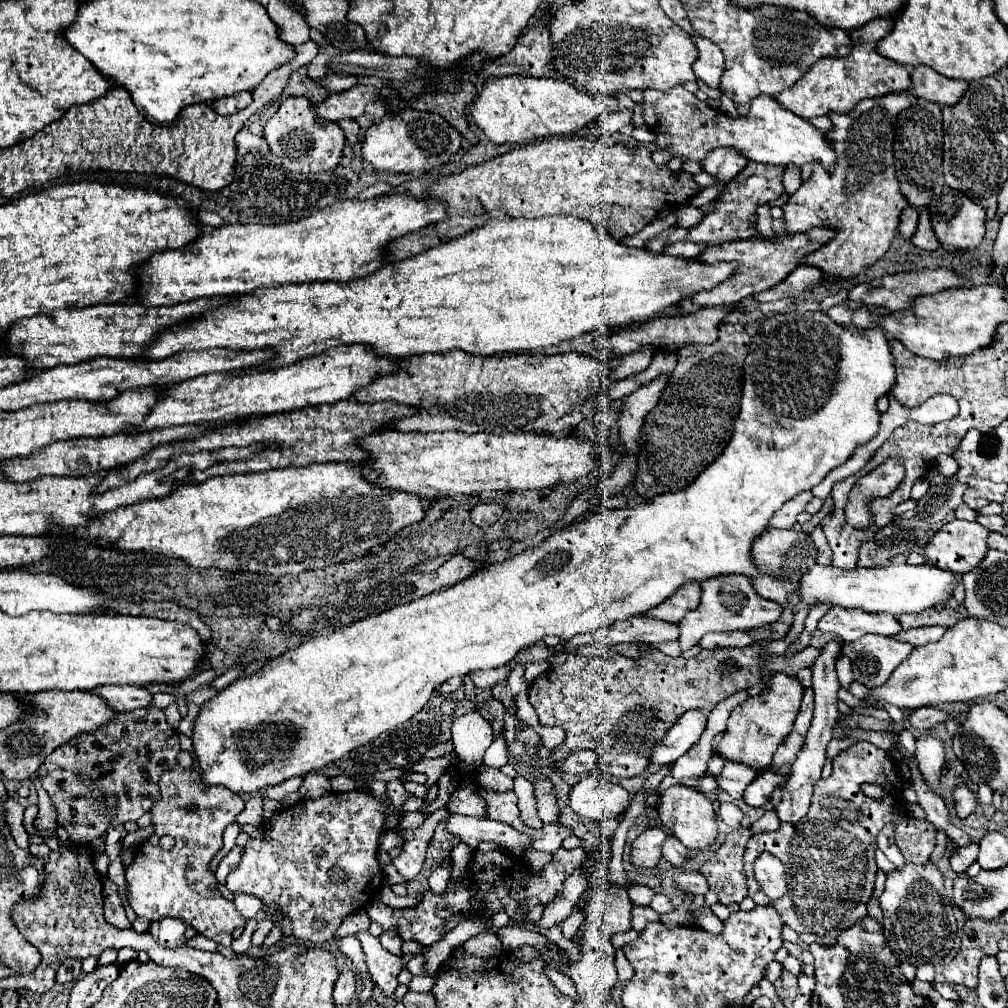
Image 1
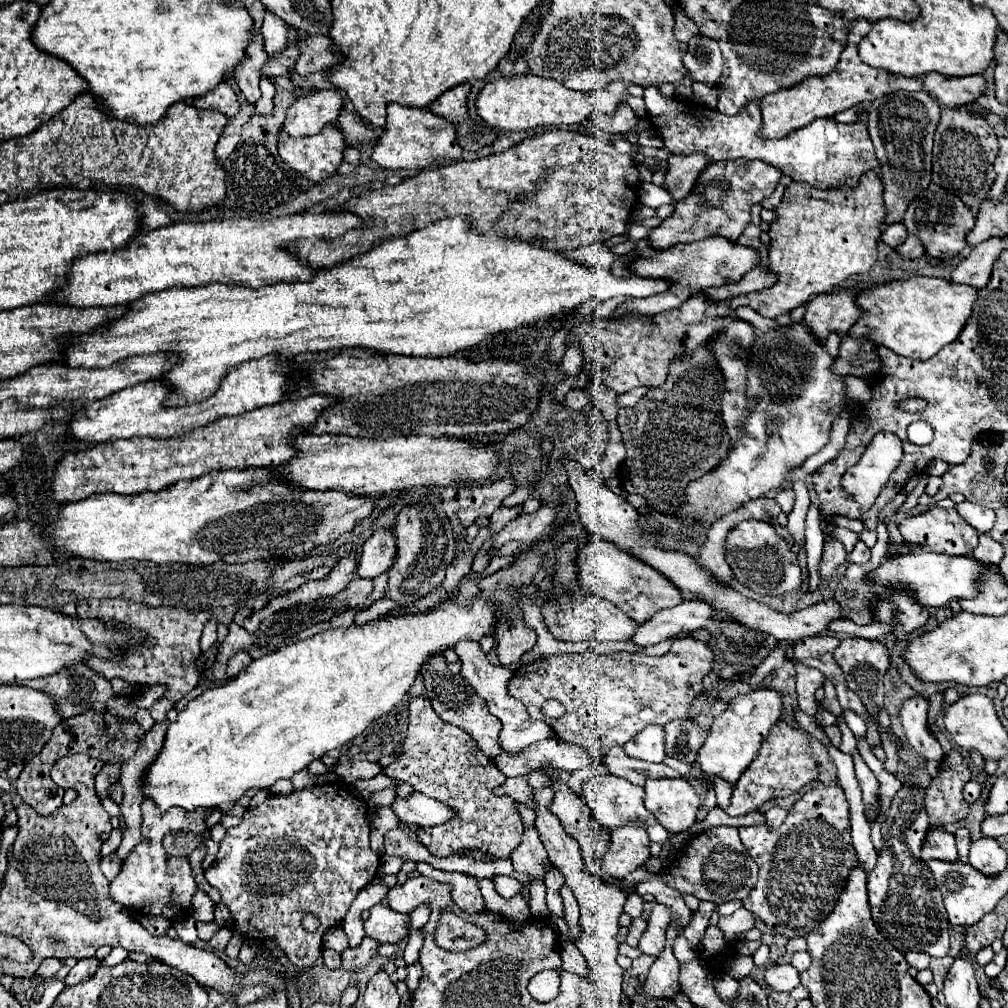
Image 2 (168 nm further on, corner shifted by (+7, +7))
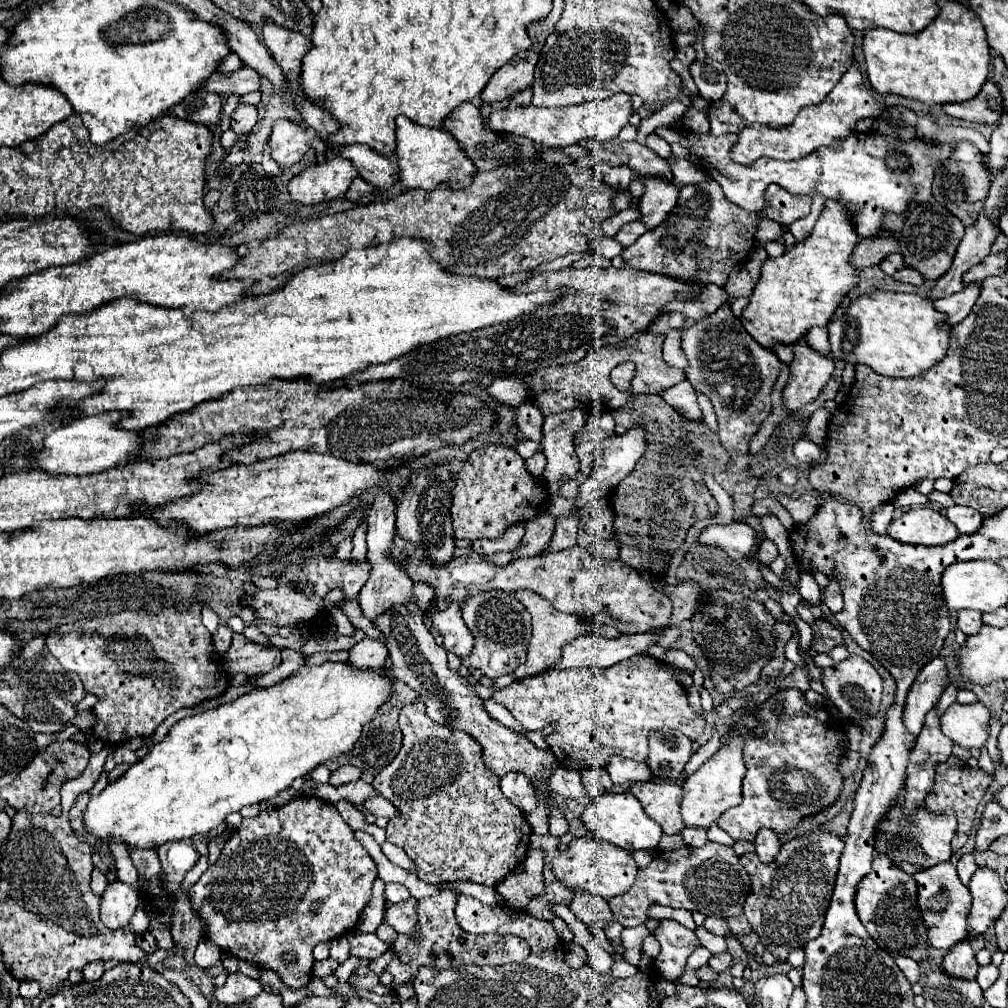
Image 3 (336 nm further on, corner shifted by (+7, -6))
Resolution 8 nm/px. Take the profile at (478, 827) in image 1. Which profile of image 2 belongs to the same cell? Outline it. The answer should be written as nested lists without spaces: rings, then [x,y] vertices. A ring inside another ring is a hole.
[[[414,792],[408,800],[396,798],[392,810],[398,814],[400,822],[418,824],[422,828],[450,822],[456,816],[456,812],[450,806],[442,804],[440,800],[428,798],[428,796],[420,794],[420,792]]]

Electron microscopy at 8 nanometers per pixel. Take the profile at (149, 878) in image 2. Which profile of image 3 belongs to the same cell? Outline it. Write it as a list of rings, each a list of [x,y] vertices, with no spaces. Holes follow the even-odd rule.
[[[114,881],[106,887],[100,903],[100,919],[108,929],[120,929],[126,927],[130,917],[134,915],[140,893],[136,893],[130,885],[122,881]]]

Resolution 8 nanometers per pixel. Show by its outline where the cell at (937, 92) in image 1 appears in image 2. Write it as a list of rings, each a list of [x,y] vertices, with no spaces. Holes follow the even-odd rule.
[[[928,72],[922,82],[932,98],[950,108],[974,102],[984,92],[984,78],[980,74],[966,78],[948,78],[936,72]]]

